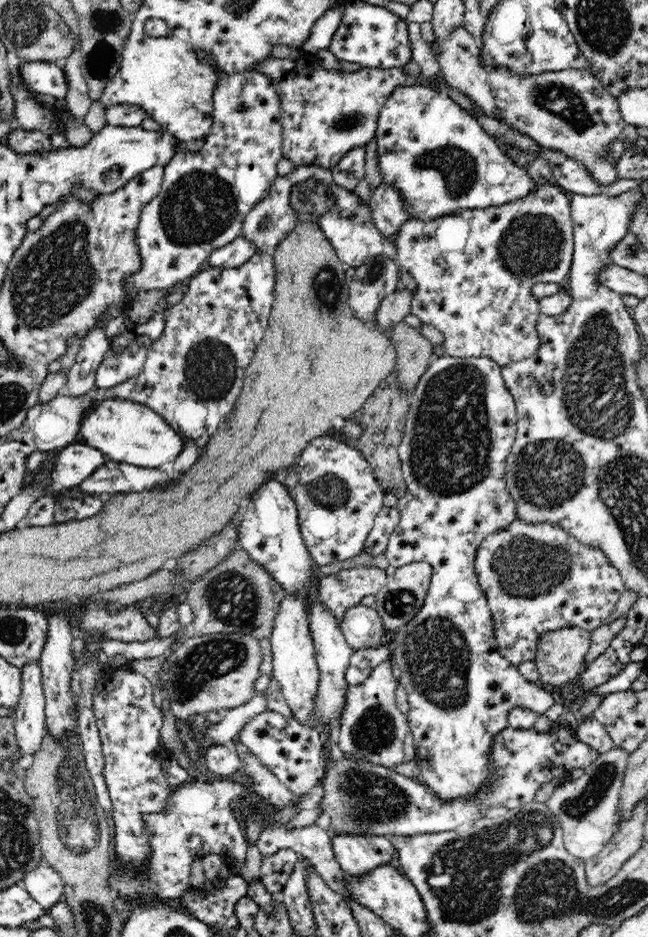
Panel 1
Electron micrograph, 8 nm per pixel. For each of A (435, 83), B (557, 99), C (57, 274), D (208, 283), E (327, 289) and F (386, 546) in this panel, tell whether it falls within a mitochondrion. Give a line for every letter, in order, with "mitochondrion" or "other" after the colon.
A: other
B: mitochondrion
C: mitochondrion
D: other
E: mitochondrion
F: other

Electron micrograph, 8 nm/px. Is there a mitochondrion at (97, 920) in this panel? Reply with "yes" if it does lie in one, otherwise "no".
yes

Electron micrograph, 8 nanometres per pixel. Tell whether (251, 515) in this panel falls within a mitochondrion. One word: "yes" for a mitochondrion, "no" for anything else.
no

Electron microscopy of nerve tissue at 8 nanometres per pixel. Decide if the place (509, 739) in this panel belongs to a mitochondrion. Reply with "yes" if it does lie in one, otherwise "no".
no

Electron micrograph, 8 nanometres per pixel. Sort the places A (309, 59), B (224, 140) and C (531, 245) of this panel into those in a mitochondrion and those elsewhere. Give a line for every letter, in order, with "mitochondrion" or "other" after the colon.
A: other
B: other
C: mitochondrion

